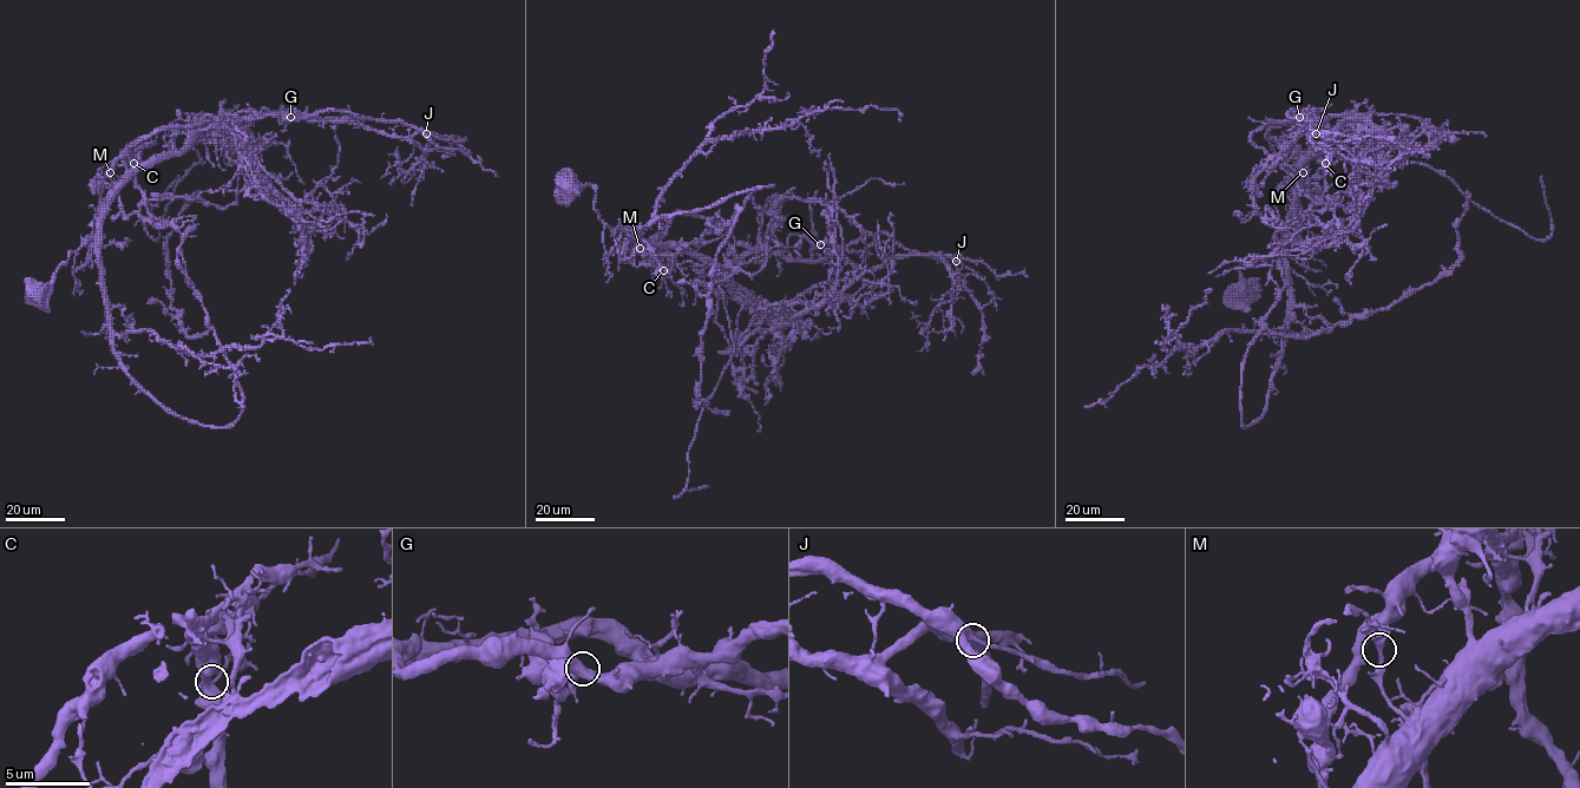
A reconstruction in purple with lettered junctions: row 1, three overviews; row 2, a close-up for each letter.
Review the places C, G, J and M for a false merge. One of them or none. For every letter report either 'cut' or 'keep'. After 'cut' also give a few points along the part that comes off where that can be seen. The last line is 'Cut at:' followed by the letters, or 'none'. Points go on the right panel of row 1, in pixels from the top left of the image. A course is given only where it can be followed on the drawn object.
C: keep
G: keep
J: keep
M: cut | (1302, 172), (1306, 158), (1266, 135), (1312, 120), (1292, 110), (1384, 170), (1364, 156), (1385, 146)
Cut at: M

